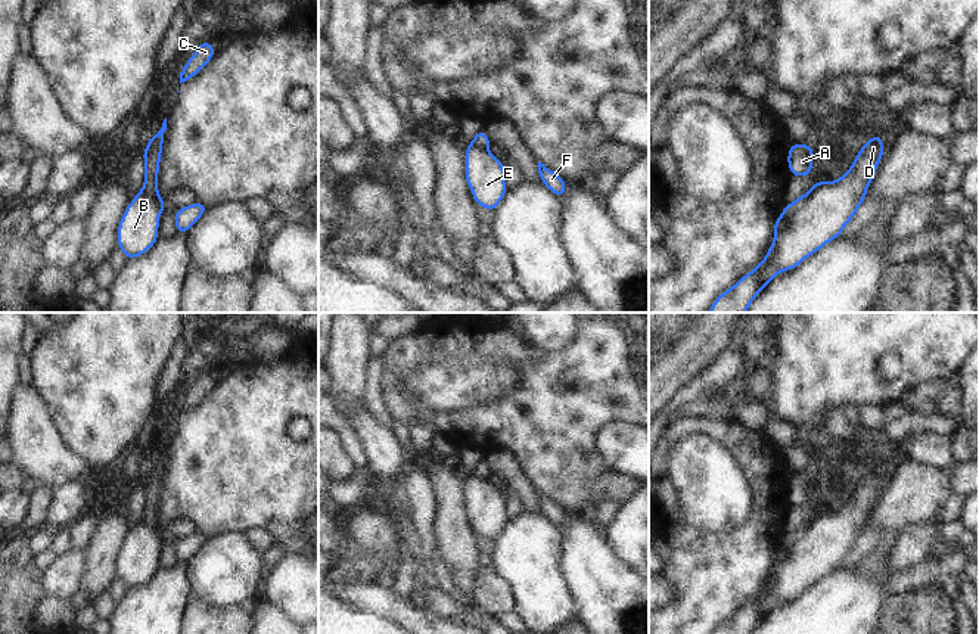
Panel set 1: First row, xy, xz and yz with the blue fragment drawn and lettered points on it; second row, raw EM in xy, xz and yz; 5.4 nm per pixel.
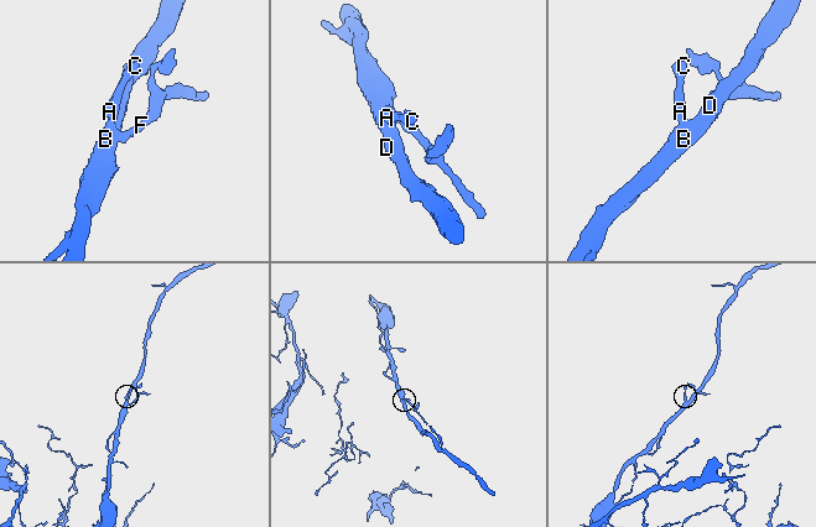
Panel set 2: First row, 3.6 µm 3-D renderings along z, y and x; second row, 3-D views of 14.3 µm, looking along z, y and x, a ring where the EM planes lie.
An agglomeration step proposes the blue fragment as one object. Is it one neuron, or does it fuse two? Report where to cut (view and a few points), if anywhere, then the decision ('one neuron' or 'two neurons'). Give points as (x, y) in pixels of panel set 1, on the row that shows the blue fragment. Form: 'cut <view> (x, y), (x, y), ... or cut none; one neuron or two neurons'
cut yz (819, 183), (792, 224), (774, 239); two neurons

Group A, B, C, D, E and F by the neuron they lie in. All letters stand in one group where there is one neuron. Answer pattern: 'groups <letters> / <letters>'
groups A C F / B D E

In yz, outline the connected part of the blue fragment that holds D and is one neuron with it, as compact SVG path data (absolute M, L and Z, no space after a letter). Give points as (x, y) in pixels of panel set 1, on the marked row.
M868 139L855 155L851 168L839 180L820 181L806 205L796 214L790 229L776 237L764 259L768 262L759 279L768 285L778 273L796 268L804 259L820 251L826 243L837 239L845 226L854 218L867 198L868 183L874 180L879 162L883 159L883 139Z

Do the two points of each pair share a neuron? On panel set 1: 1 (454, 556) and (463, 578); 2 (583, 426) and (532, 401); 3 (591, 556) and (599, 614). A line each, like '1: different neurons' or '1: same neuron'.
1: same neuron
2: same neuron
3: same neuron

